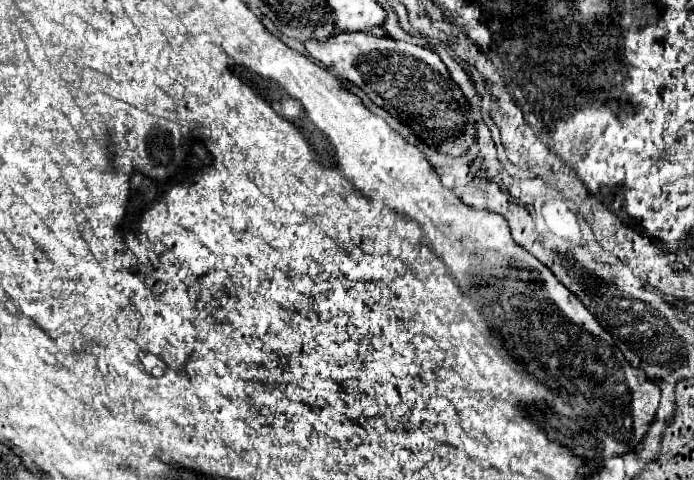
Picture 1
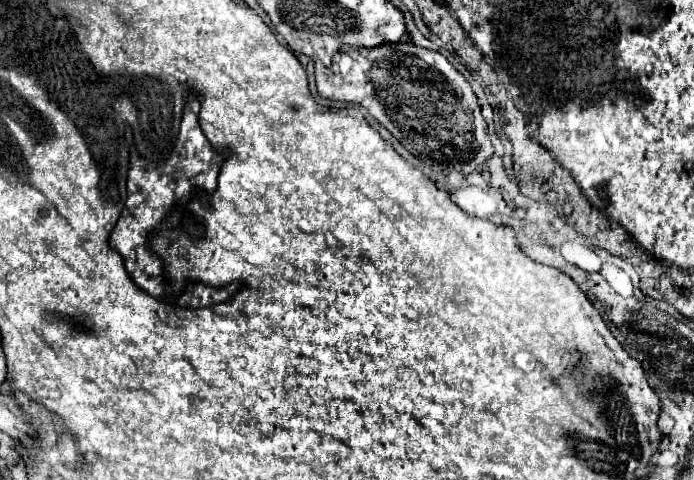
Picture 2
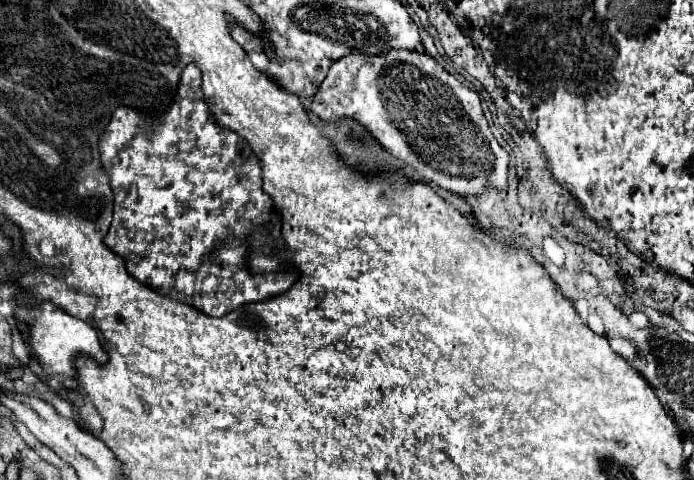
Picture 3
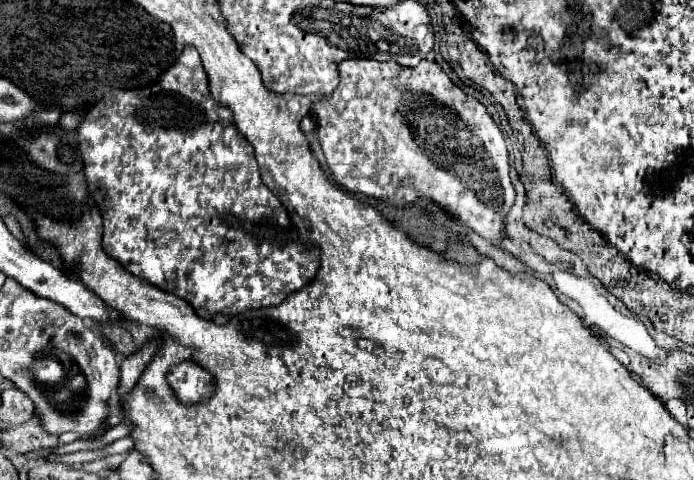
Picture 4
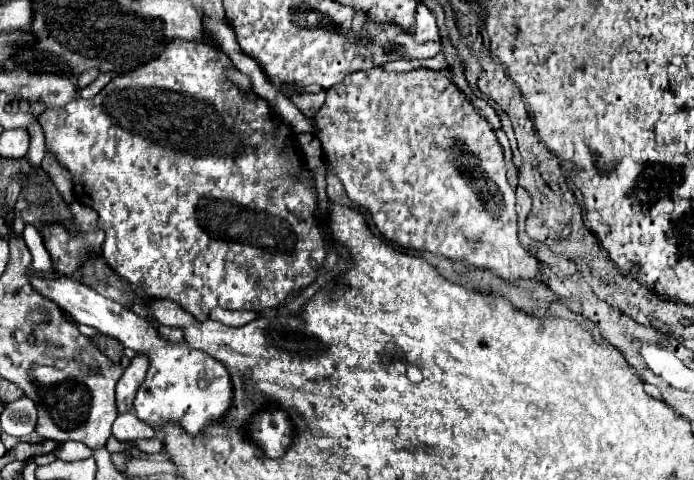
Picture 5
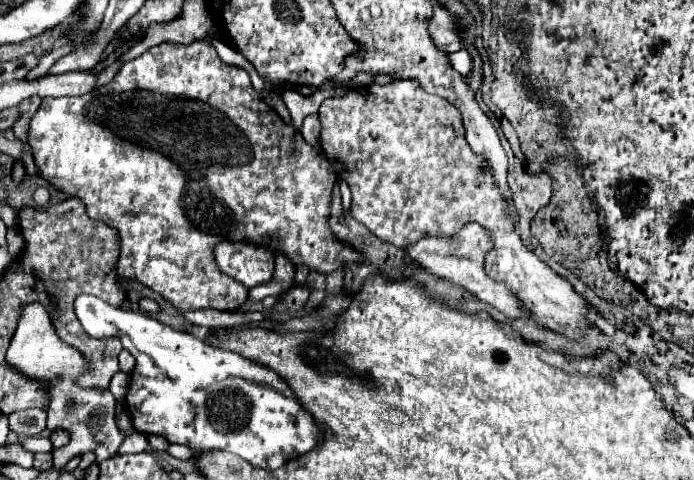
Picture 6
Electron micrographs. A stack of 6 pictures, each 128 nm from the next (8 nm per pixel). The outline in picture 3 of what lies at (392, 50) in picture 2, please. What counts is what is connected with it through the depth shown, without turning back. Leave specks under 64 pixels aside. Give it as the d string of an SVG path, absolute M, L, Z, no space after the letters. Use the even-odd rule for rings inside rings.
M386 52L384 56L356 56L356 54L344 56L344 58L340 58L336 64L332 64L332 68L330 68L330 72L328 72L328 76L326 76L322 88L320 88L320 92L312 98L310 112L316 114L316 116L320 118L322 124L336 124L336 122L342 120L342 118L352 118L352 120L356 120L358 124L362 124L362 126L366 128L366 132L368 132L386 152L390 152L390 154L392 154L396 160L400 160L402 164L410 166L422 180L426 180L428 184L440 186L440 188L444 188L444 190L448 190L448 192L452 192L452 194L456 194L456 196L460 196L460 198L478 198L478 196L482 196L482 194L486 192L486 188L488 188L490 184L494 184L494 182L496 182L496 190L506 190L506 186L508 186L508 162L510 162L510 154L508 154L508 152L498 144L498 140L492 136L490 126L488 126L488 122L486 122L486 118L484 118L484 114L482 114L482 106L480 106L478 94L476 94L474 90L462 86L452 74L448 74L448 72L446 72L432 56L428 56L428 54L418 54L418 52Z

